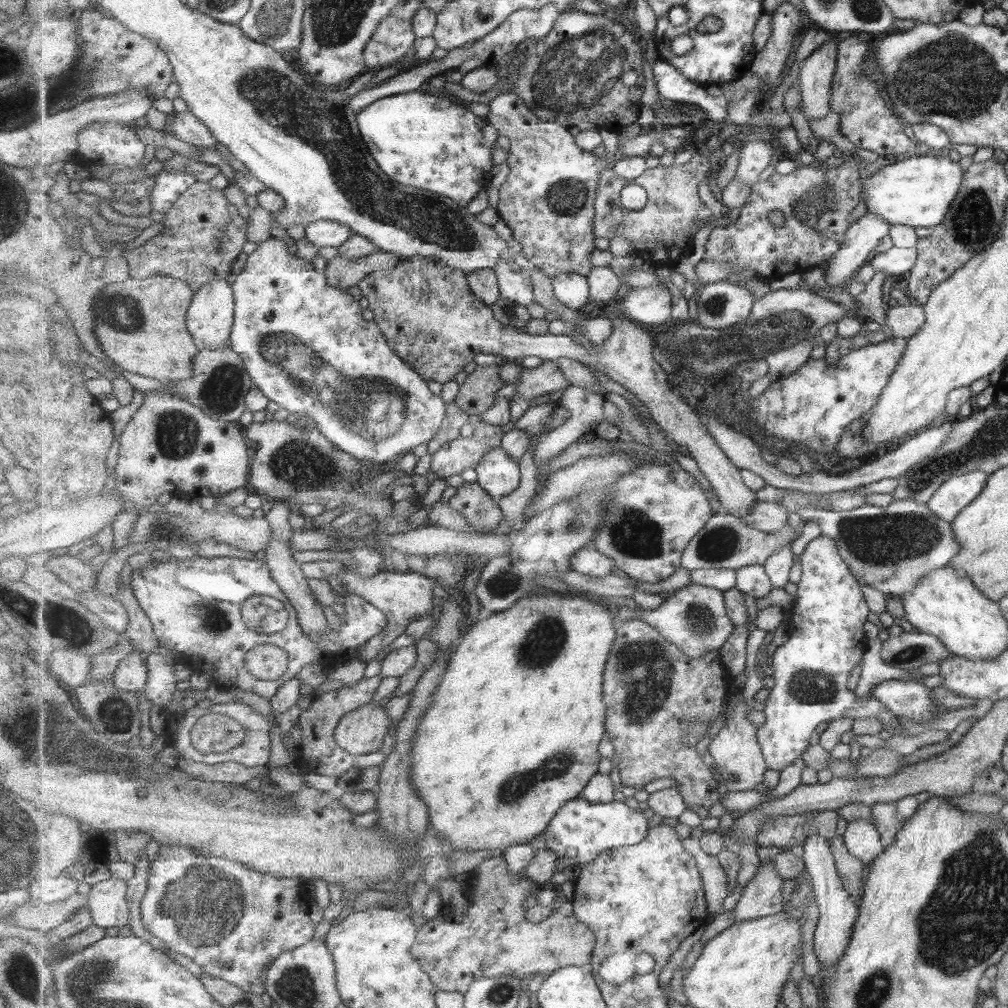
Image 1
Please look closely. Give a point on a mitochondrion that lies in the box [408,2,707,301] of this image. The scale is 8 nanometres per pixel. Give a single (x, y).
(578, 67)

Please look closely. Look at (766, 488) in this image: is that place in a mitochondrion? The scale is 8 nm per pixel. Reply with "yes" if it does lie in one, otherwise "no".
no

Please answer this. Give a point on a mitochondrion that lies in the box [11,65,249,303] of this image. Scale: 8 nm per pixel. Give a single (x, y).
(45, 101)

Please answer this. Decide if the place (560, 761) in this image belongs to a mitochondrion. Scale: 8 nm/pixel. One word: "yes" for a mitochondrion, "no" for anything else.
yes

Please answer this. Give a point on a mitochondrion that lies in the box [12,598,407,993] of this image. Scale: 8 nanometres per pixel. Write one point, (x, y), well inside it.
(201, 907)

